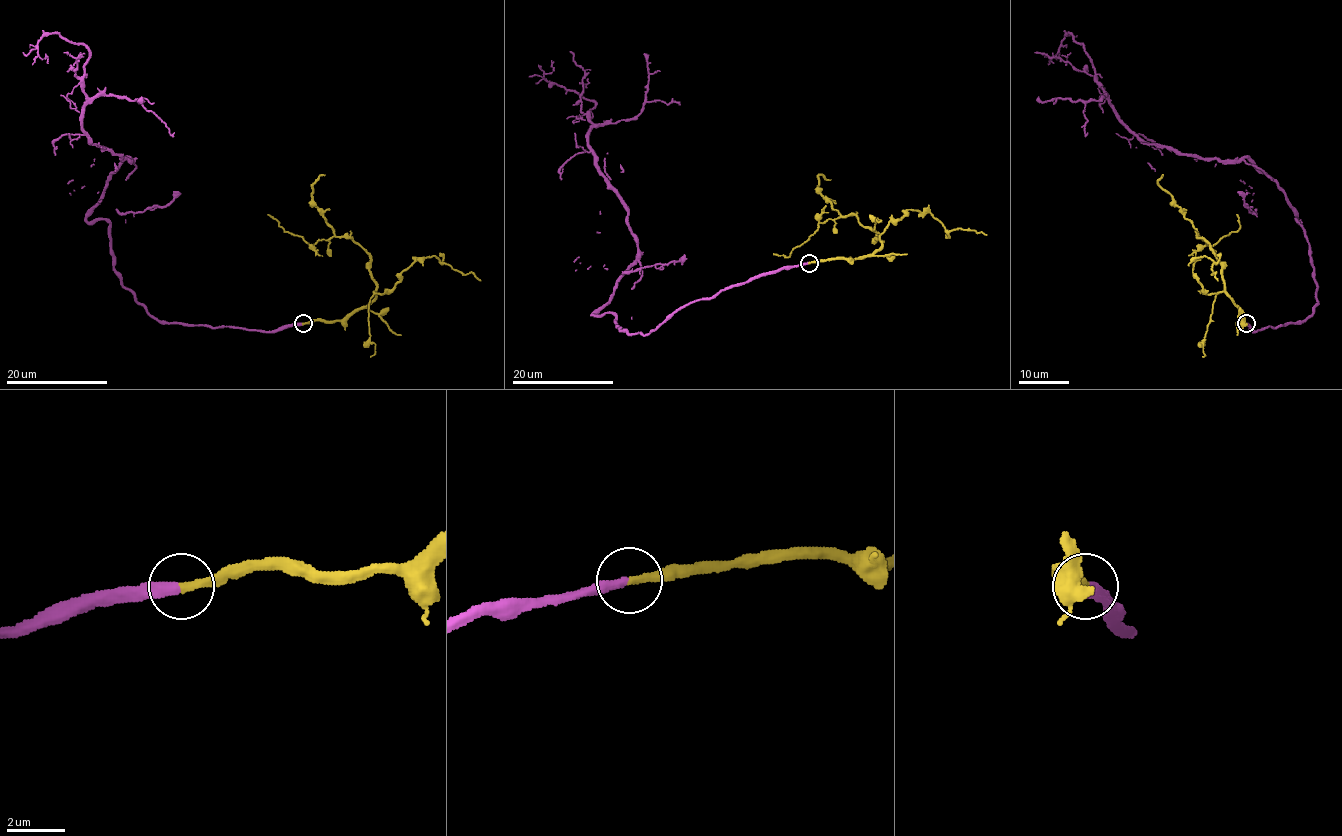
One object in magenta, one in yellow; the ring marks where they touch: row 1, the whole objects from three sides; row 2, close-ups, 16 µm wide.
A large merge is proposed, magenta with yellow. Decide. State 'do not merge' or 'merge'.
merge

